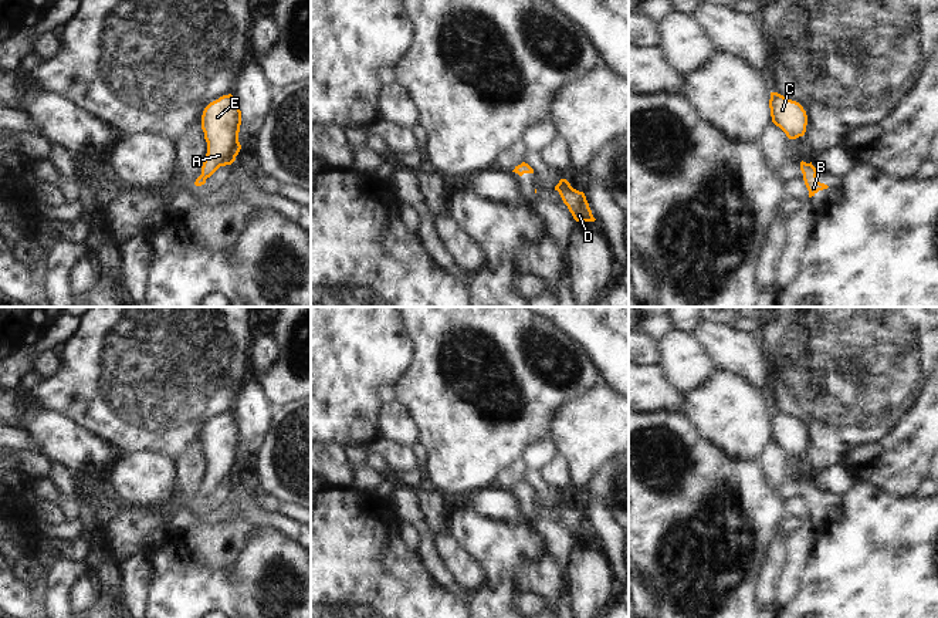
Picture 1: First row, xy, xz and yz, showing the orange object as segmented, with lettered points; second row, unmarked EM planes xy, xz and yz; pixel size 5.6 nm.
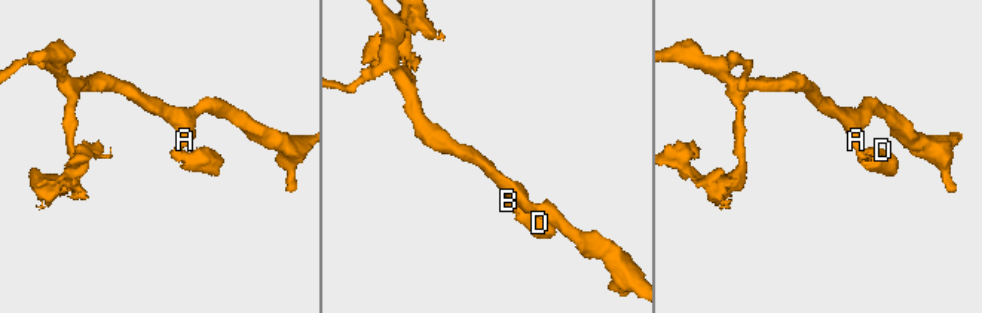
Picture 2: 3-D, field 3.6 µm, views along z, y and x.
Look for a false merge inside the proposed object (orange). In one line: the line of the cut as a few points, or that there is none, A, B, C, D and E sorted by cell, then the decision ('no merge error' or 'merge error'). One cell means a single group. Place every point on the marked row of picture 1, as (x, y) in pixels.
cut none; groups A B C D E; no merge error

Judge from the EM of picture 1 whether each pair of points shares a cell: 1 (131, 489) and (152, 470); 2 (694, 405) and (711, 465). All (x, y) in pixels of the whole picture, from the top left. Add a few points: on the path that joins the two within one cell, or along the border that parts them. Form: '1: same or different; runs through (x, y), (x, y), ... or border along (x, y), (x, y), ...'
1: same; runs through (136, 483), (146, 476)
2: different; border along (681, 409), (704, 435), (730, 453)

